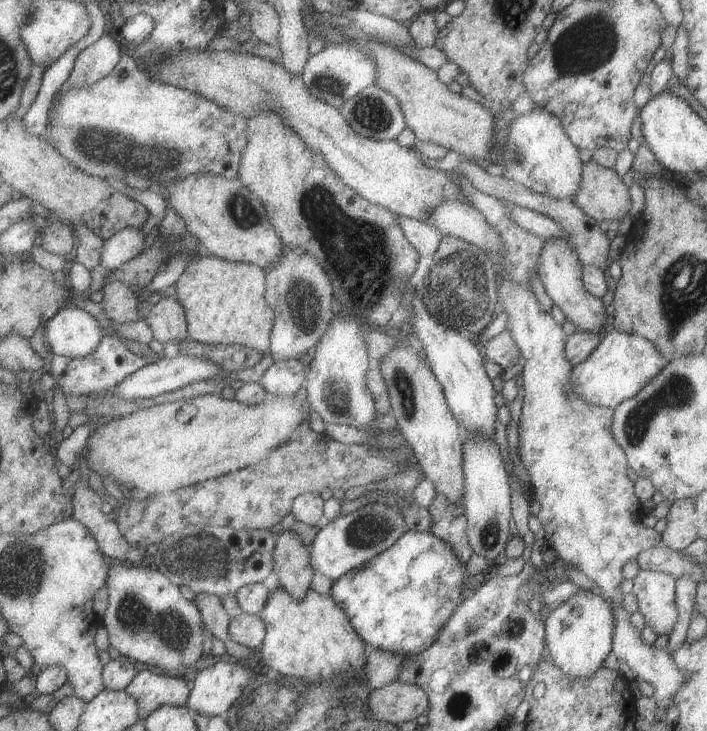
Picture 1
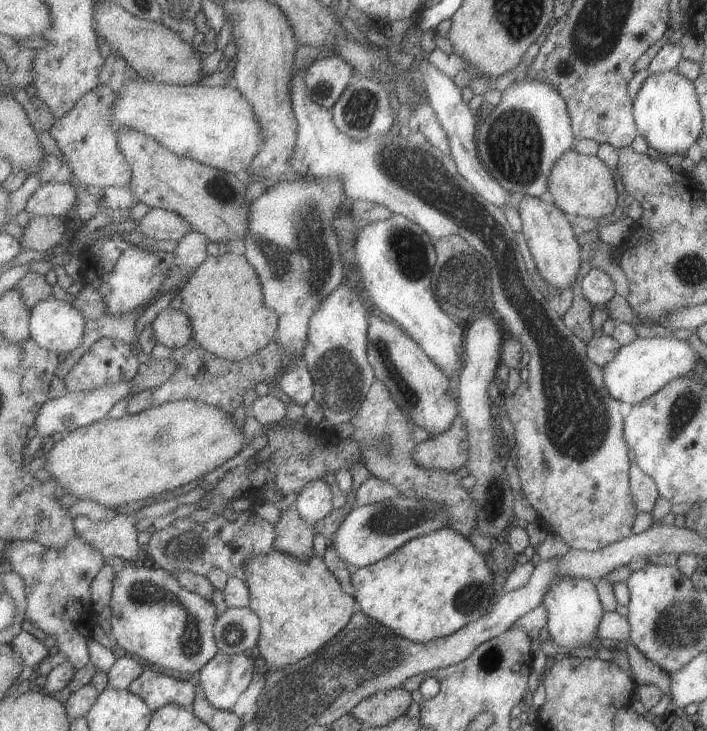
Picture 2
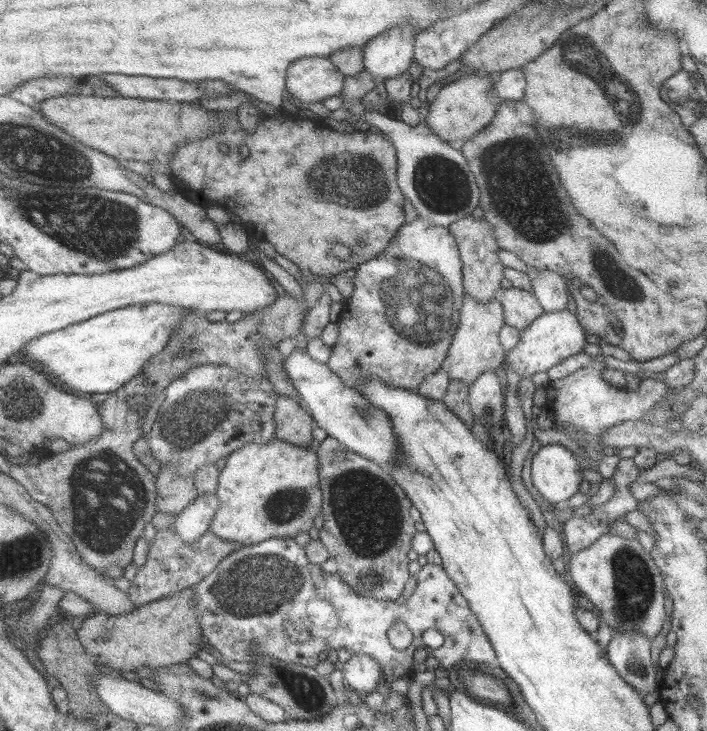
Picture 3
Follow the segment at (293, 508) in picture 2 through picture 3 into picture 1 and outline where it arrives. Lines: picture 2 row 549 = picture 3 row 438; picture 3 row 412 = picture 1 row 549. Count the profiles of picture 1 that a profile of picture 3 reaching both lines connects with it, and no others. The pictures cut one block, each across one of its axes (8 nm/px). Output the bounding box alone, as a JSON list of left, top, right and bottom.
[272,529,316,600]

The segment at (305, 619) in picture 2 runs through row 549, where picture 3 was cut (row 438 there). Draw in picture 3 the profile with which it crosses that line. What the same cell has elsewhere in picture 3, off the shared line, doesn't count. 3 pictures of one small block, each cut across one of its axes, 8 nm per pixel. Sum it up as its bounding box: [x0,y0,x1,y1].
[210,438,324,546]

